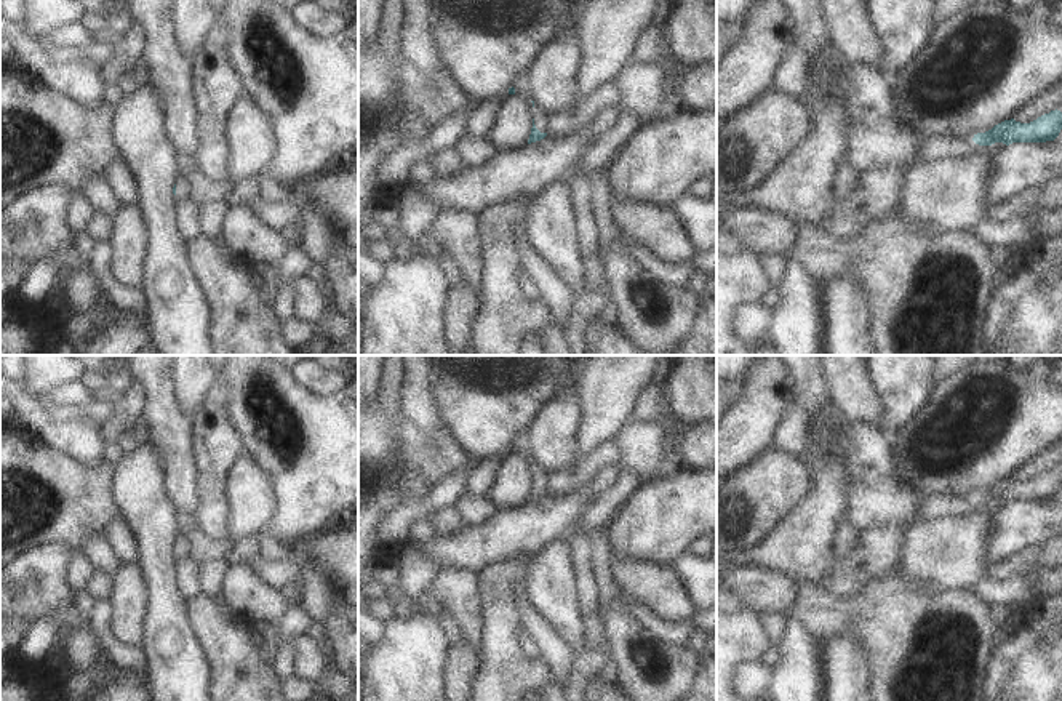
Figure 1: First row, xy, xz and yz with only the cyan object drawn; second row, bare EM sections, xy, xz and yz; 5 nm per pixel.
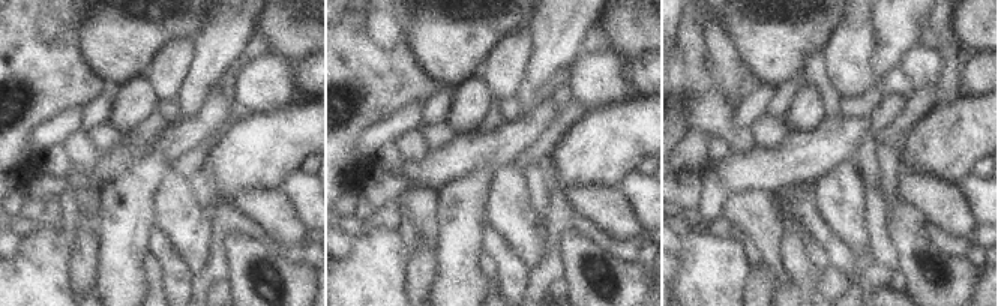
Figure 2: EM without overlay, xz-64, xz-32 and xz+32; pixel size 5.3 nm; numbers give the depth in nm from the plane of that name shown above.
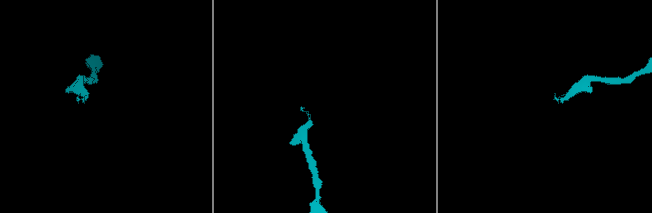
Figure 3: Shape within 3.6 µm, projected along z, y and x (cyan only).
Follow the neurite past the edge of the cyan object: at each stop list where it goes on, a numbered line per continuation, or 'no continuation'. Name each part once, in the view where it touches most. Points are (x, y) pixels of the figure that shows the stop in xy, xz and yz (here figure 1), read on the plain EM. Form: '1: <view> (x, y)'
1: xz (541, 474)

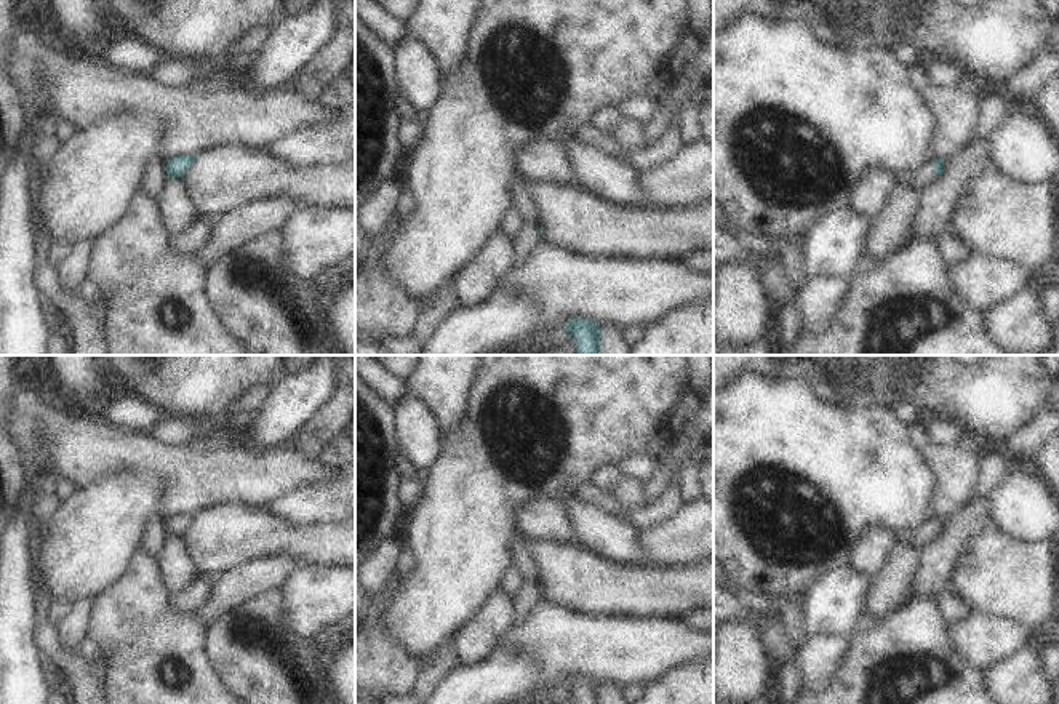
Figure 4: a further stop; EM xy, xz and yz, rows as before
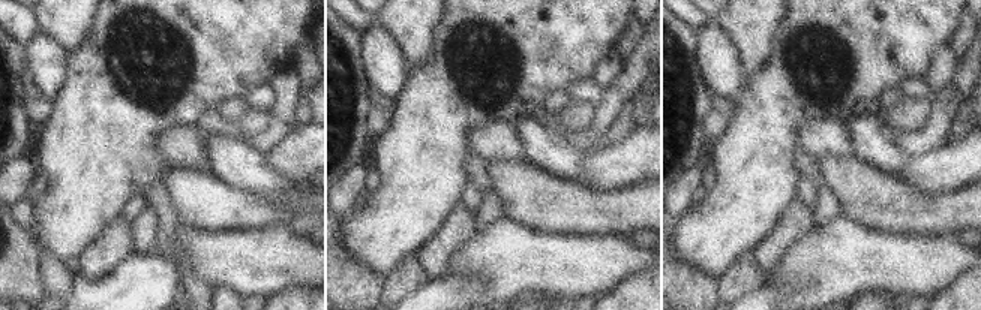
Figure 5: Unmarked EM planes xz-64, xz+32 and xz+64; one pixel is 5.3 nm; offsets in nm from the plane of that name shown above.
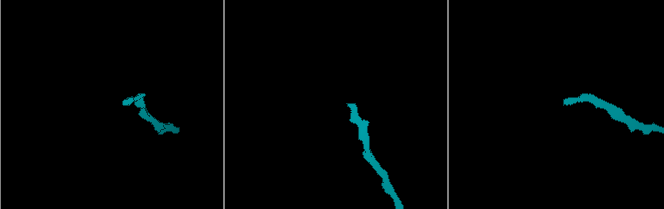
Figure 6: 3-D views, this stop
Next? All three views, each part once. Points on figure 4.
1: yz (920, 536)

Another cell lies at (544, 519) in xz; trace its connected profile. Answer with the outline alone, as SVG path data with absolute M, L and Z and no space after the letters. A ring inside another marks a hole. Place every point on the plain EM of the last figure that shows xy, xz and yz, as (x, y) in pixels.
M560 499L533 501L522 507L517 523L526 541L582 544L571 518L569 504Z

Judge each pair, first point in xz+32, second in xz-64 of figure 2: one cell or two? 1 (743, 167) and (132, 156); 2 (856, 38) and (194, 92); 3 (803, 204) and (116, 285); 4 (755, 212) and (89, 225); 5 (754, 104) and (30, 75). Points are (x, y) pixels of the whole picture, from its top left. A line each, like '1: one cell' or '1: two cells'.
1: one cell
2: two cells
3: two cells
4: two cells
5: two cells

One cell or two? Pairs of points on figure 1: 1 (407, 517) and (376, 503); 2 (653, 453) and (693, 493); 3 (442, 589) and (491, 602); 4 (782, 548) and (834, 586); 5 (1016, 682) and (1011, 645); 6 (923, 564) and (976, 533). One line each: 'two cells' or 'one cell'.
1: two cells
2: two cells
3: two cells
4: two cells
5: one cell
6: one cell

